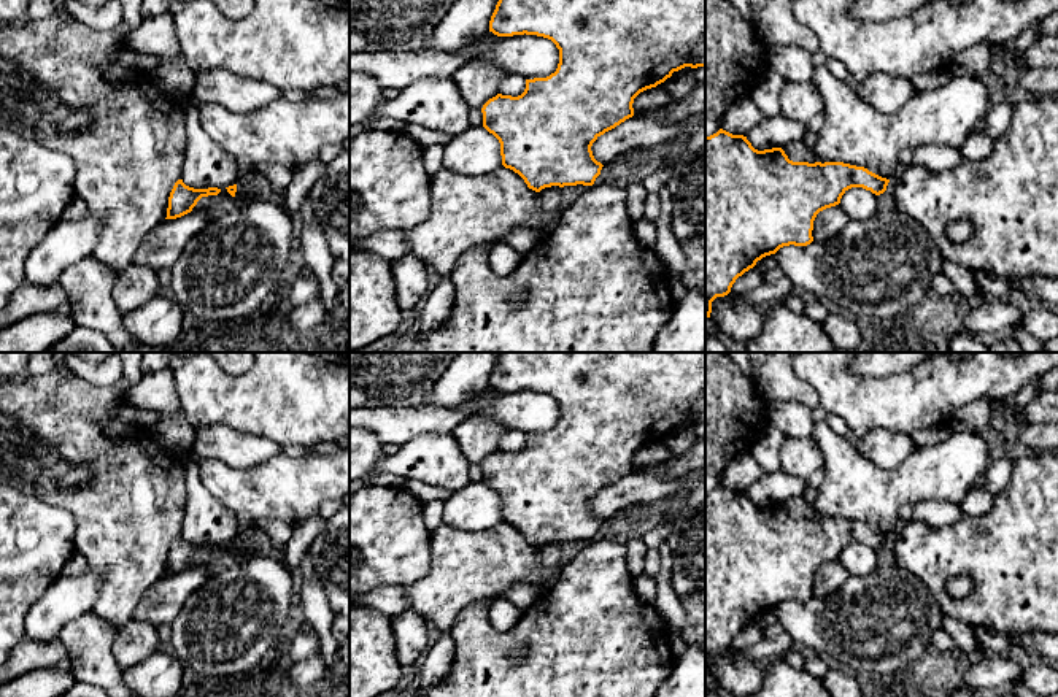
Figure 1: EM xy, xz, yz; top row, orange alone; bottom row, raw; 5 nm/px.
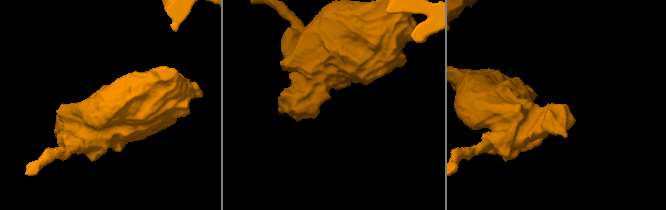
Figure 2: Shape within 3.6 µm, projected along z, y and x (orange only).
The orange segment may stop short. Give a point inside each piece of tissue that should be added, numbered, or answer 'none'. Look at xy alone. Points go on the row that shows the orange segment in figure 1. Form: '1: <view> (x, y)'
none

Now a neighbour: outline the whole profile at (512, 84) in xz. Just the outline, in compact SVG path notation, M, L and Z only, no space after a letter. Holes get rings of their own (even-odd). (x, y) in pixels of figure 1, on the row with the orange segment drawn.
M507 73L499 84L499 94L502 95L518 97L524 92L524 89L526 79L519 75Z

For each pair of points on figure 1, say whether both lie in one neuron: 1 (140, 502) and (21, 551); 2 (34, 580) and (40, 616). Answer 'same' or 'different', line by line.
1: different
2: different

